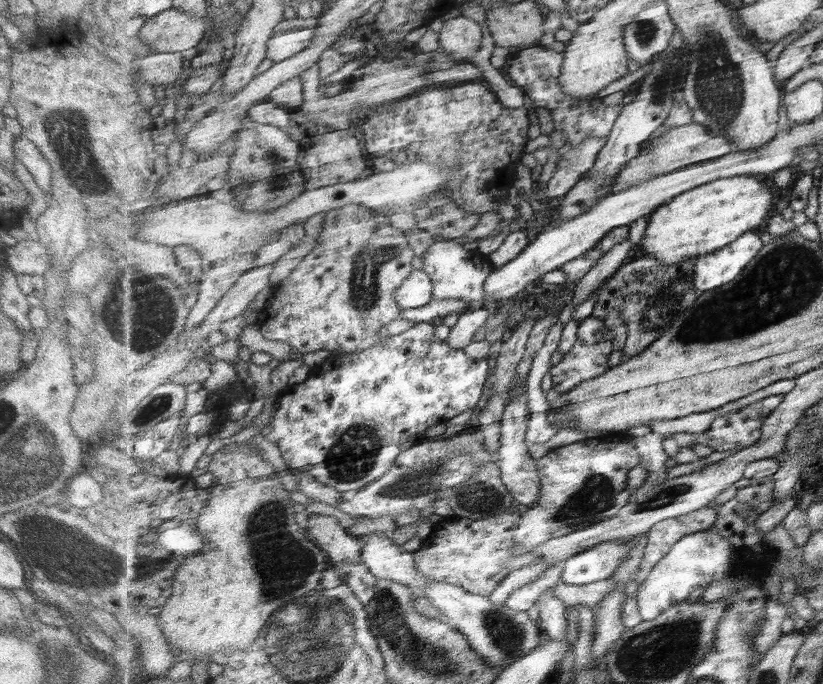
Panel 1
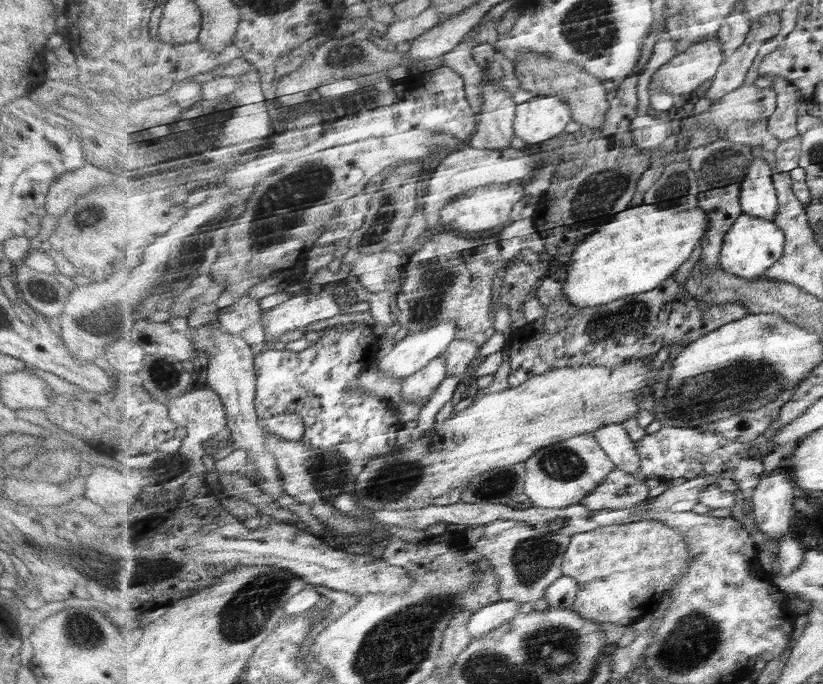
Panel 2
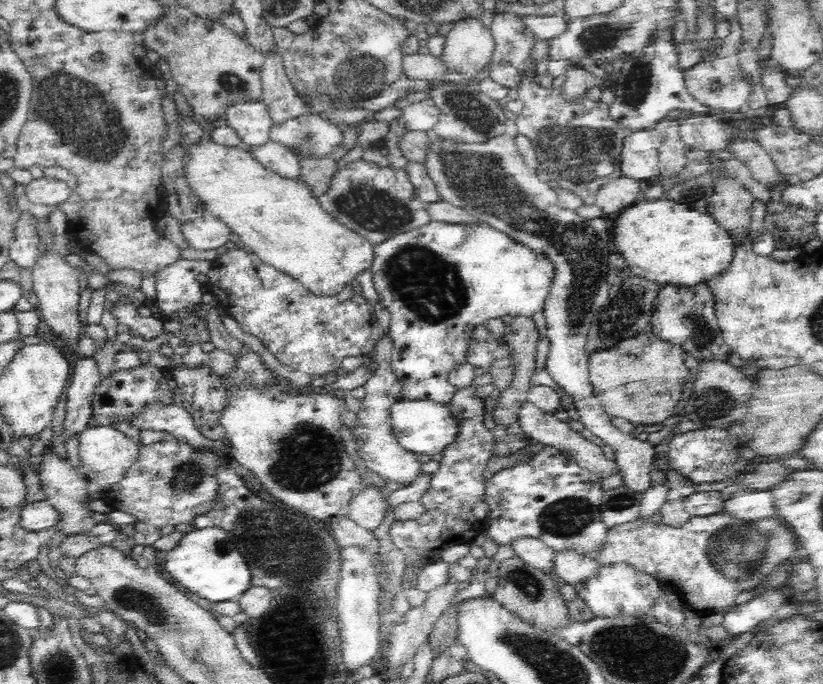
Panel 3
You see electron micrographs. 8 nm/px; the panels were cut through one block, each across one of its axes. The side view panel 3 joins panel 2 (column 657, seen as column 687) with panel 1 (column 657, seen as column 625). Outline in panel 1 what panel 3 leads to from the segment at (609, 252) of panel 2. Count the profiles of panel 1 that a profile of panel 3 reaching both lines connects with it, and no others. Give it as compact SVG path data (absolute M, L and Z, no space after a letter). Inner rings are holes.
M736 176L720 178L679 194L671 202L660 206L647 218L643 237L637 244L647 257L659 259L658 264L683 263L687 258L697 258L715 253L735 242L743 234L757 231L773 212L773 190L765 180L757 176Z

